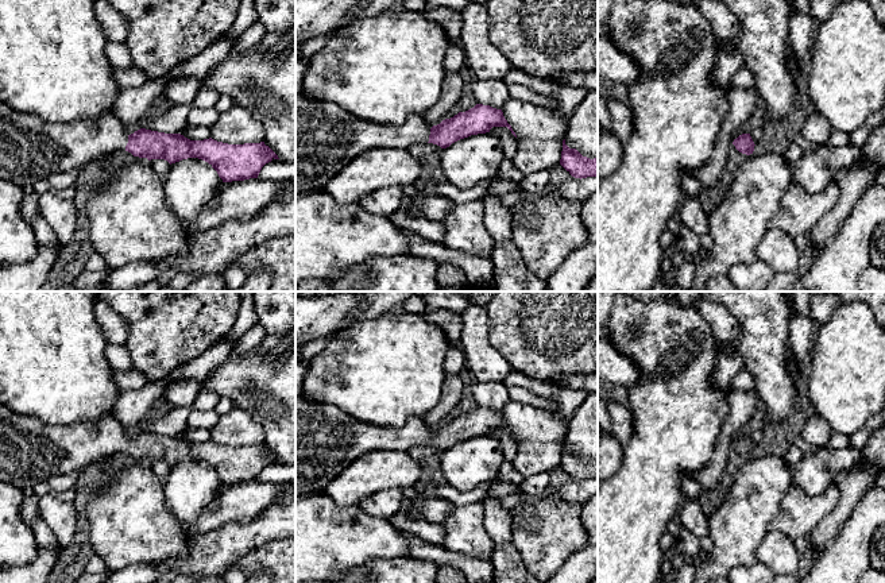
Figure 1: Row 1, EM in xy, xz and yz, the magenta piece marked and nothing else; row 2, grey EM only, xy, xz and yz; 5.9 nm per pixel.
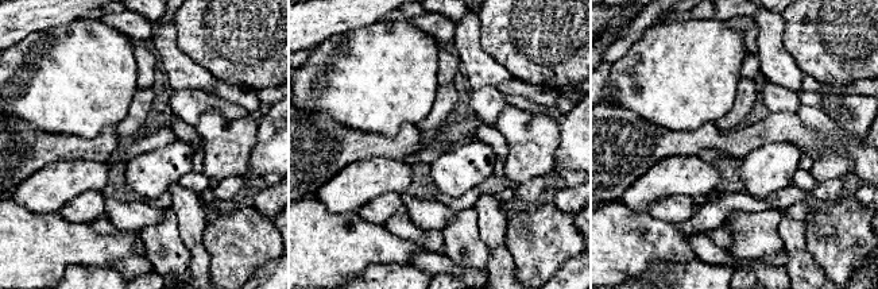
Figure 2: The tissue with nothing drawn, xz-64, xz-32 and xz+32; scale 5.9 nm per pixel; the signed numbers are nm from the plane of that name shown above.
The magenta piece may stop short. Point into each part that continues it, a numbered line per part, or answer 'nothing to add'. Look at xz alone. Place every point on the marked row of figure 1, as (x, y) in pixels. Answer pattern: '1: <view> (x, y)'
1: xz (328, 138)

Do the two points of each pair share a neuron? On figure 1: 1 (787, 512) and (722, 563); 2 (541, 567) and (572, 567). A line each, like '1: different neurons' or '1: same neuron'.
1: different neurons
2: different neurons

